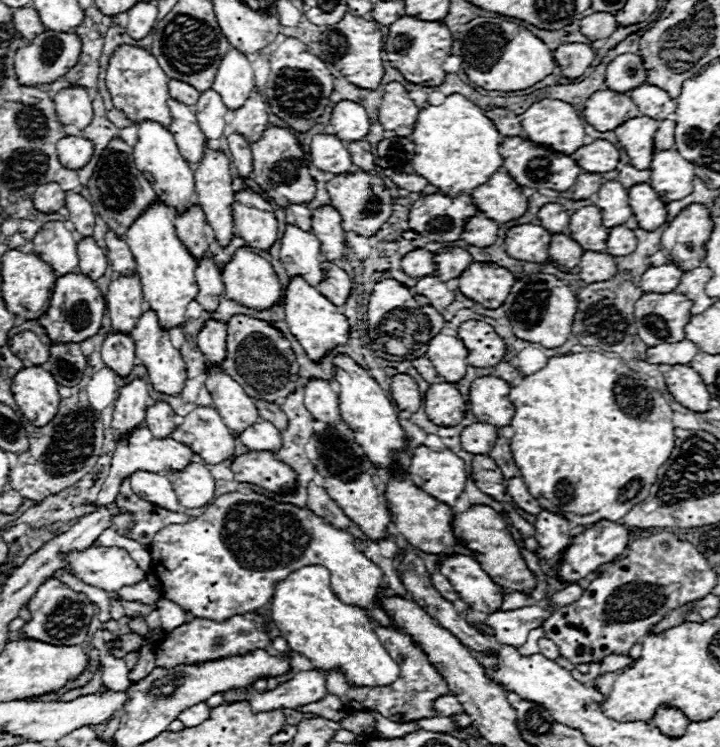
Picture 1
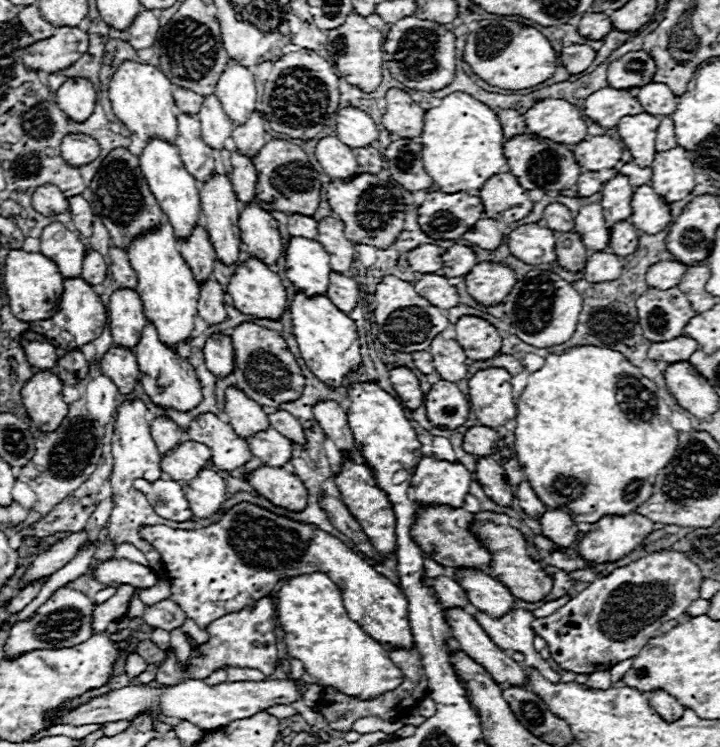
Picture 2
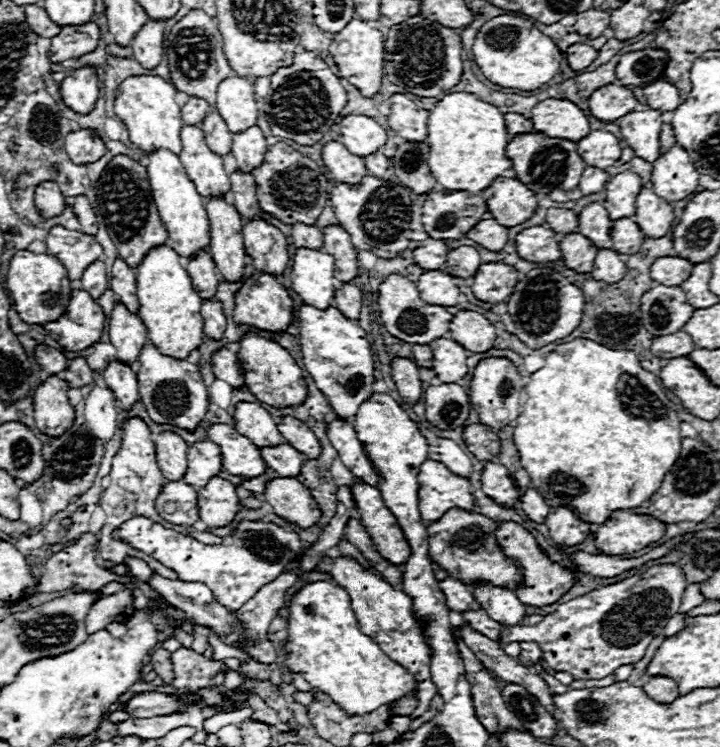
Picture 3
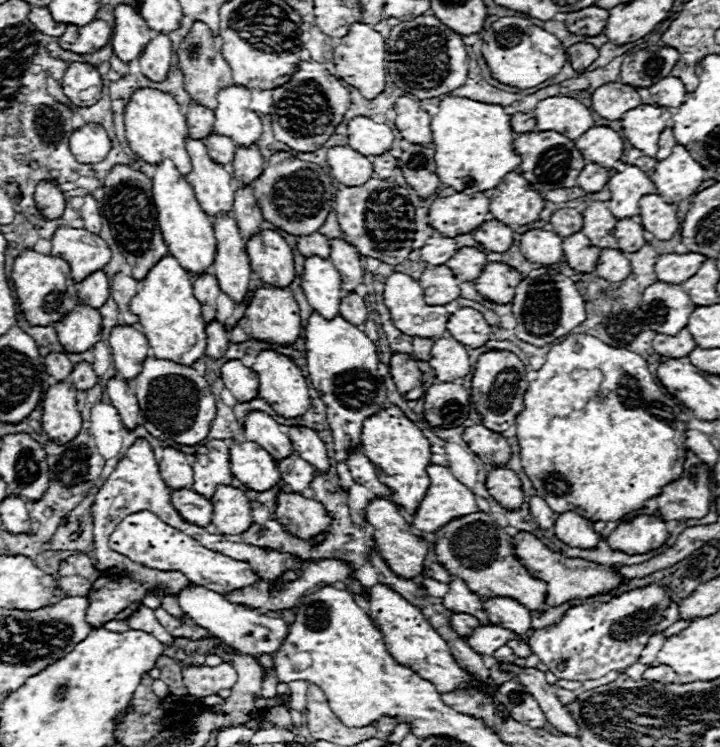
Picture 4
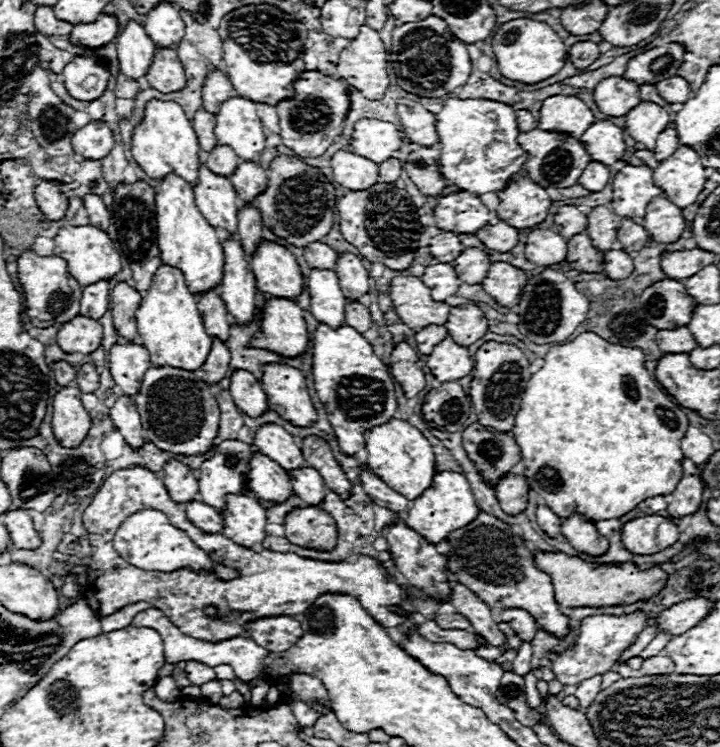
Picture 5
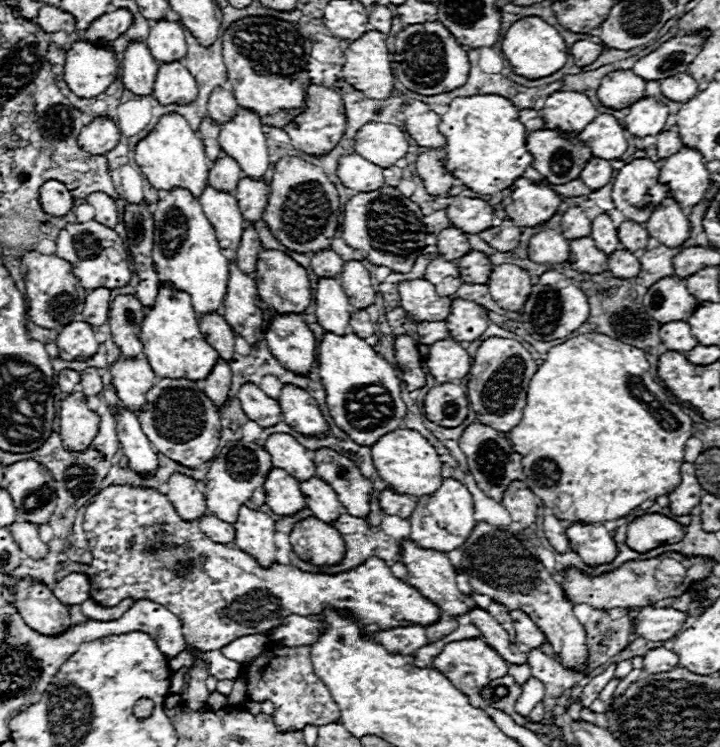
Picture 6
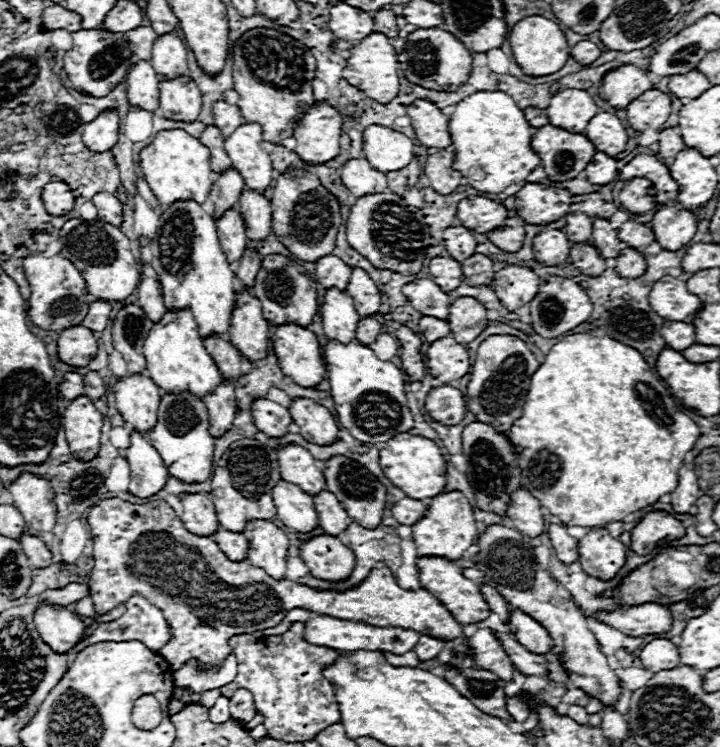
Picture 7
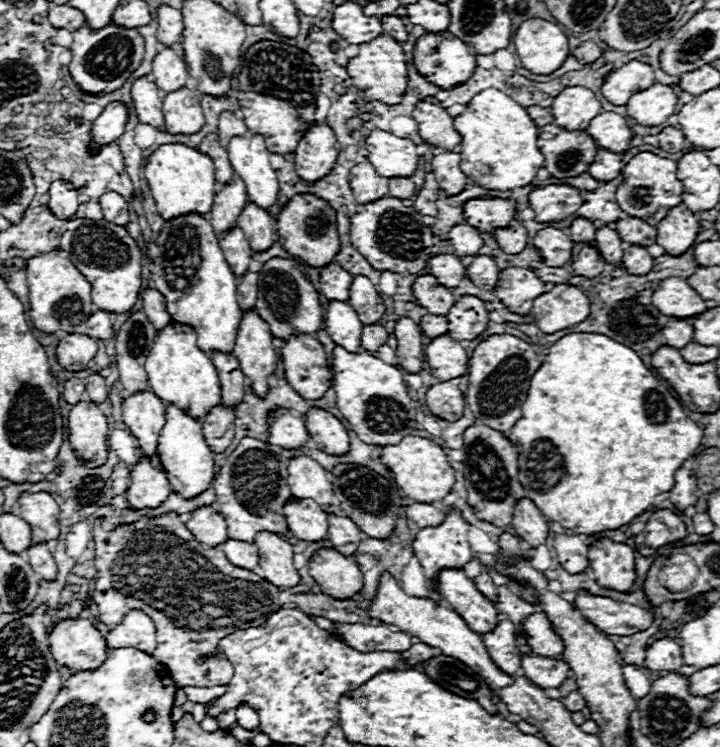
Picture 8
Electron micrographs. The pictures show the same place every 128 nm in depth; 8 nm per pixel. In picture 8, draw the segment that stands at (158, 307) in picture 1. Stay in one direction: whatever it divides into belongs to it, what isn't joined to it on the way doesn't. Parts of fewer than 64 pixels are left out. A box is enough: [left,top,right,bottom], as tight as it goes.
[146,322,220,420]

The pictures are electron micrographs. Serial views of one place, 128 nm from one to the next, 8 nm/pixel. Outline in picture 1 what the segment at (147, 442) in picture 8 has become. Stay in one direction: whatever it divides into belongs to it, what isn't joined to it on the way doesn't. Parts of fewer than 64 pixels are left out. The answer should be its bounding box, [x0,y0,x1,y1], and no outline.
[106,276,146,334]

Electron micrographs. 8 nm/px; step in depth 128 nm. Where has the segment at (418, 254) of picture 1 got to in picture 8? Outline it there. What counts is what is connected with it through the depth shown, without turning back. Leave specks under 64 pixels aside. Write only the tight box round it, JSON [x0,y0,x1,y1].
[450,224,484,256]

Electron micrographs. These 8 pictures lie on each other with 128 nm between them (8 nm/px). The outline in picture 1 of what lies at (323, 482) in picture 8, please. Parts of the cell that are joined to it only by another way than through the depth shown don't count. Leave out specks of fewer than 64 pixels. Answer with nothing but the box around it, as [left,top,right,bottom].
[206,366,260,434]

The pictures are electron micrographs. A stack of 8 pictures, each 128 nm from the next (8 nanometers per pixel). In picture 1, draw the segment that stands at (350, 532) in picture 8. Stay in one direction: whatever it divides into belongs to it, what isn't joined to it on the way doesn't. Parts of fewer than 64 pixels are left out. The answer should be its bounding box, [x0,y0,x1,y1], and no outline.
[238,420,282,454]

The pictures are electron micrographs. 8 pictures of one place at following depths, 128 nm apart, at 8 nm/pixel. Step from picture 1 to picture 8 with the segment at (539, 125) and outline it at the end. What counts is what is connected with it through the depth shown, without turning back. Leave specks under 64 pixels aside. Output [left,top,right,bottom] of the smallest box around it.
[552,86,602,130]

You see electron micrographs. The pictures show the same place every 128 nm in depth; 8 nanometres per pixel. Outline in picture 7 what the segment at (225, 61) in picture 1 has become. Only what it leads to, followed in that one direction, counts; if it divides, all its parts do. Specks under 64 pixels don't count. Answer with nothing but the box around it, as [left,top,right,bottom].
[224,124,272,194]

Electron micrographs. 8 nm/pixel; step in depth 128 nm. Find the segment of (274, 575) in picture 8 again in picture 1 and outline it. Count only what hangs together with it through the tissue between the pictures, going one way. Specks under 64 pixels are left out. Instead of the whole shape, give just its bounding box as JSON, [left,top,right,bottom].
[168,464,216,508]

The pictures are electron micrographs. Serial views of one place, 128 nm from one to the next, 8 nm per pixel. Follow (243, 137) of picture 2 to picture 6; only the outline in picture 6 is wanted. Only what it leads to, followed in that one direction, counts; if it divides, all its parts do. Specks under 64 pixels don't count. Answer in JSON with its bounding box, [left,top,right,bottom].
[234,178,270,224]

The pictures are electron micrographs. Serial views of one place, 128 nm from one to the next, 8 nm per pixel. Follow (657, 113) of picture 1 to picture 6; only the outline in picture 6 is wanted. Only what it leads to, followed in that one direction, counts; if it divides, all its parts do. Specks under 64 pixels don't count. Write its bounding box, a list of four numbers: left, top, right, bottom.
[662,74,698,102]

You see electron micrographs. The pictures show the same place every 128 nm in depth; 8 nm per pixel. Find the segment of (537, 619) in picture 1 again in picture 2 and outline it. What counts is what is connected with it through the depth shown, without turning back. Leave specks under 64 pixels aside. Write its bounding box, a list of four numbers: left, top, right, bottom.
[474,610,560,682]

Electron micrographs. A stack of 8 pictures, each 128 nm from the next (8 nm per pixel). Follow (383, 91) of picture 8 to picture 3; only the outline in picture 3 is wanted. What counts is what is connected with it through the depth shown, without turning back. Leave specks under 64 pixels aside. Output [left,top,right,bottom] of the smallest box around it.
[328,20,384,98]

